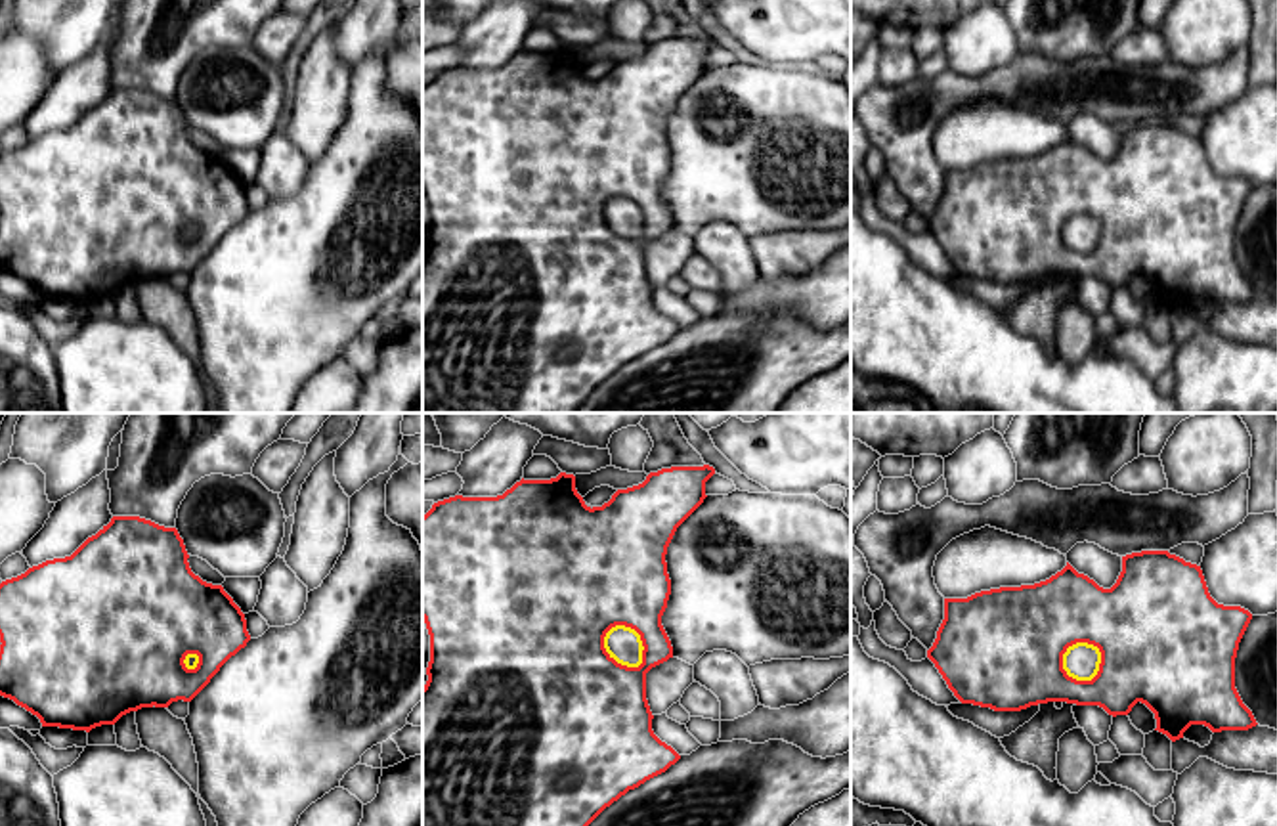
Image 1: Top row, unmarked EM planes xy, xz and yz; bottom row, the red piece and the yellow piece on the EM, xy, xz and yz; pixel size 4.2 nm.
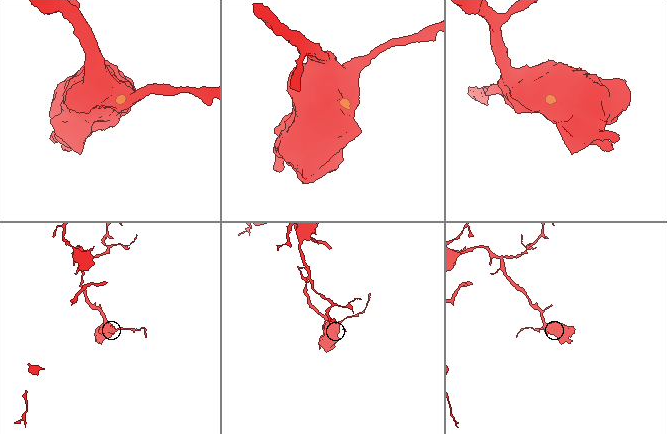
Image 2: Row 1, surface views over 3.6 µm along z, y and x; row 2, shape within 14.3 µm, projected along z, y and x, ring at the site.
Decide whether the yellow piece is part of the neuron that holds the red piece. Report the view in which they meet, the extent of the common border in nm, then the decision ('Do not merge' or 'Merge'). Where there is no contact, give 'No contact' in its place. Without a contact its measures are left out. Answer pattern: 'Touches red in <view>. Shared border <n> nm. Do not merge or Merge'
Touches red in xz. Shared border 220 nm. Do not merge

